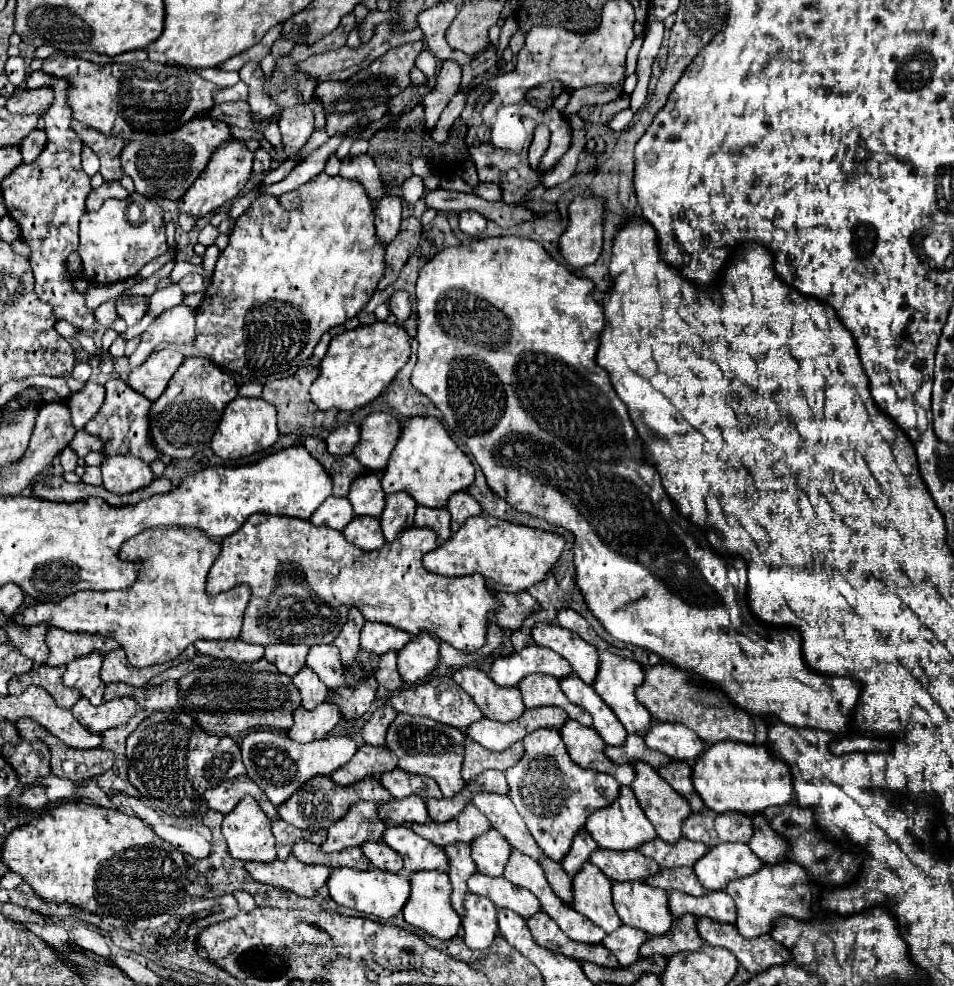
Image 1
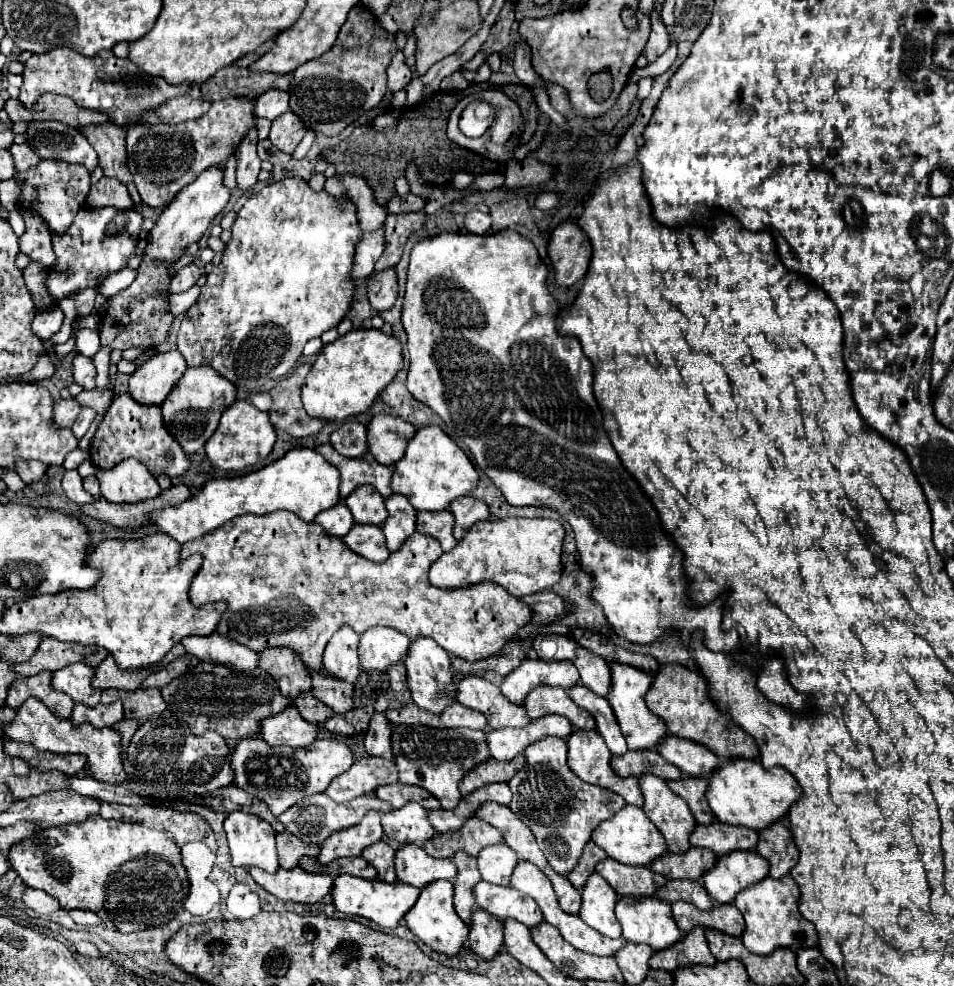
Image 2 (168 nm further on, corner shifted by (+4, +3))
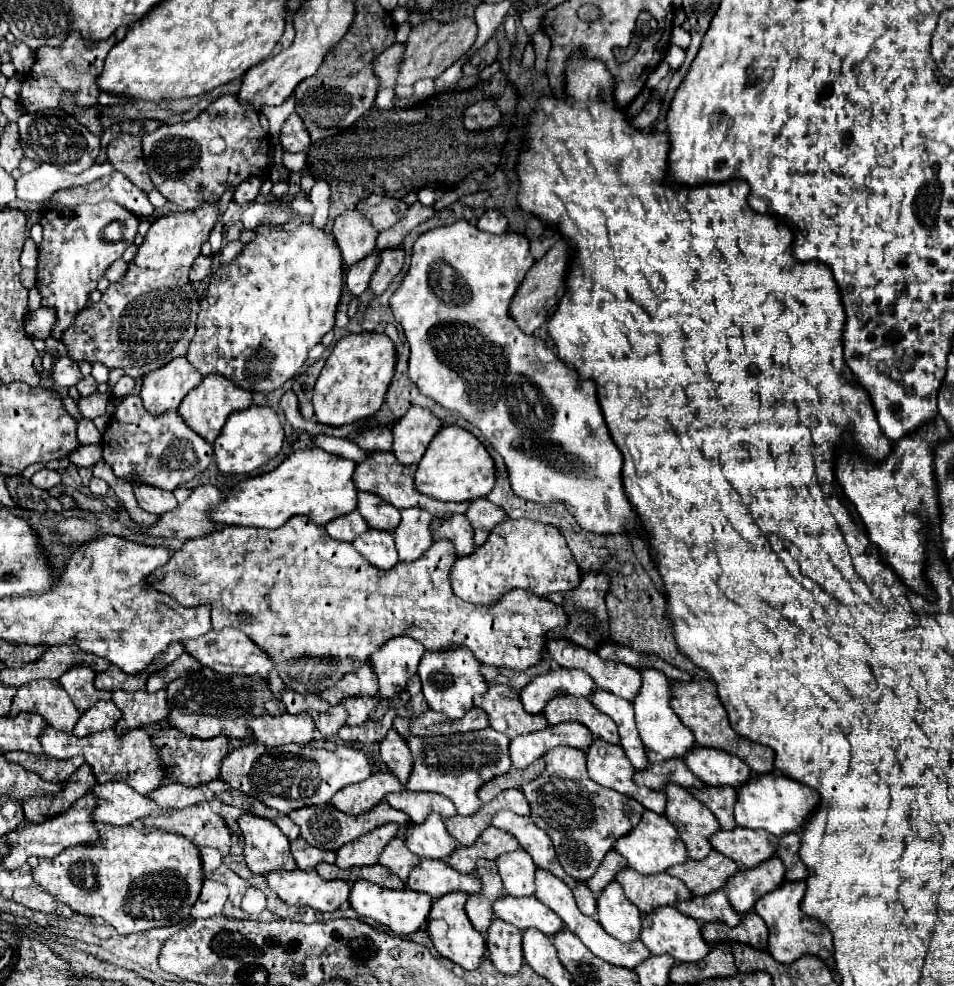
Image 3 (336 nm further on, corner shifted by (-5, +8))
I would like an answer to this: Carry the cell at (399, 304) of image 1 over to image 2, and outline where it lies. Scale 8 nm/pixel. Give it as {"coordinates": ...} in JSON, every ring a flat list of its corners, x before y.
{"coordinates":[[395,269,373,273,367,279,367,299,375,311,391,309,397,299,397,273]]}

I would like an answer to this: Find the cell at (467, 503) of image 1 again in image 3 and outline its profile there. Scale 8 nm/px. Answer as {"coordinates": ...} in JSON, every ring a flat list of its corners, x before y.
{"coordinates":[[486,498,472,500,470,506,468,506,468,512,464,516,468,518,468,522,474,528,474,544,476,546,484,544,484,540,488,538,488,532,492,530,492,526,506,520,506,512,500,506,486,500]]}

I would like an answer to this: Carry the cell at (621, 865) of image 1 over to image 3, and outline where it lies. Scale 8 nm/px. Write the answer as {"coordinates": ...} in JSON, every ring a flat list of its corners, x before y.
{"coordinates":[[624,868,616,874,616,880,622,884,628,900,640,910,652,910,656,906,674,906,680,900,692,898,684,882,672,878,666,872,644,876,632,868]]}

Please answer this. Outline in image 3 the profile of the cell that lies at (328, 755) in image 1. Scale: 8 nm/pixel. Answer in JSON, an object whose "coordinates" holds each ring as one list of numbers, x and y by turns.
{"coordinates":[[248,740,244,746,232,750,220,768,222,780,232,788,264,802,266,806,290,814,300,806,328,804,330,798,344,786,362,782,370,776,370,762,364,752,350,748,346,744,334,744,332,748,312,748,312,746,264,746,260,742]]}

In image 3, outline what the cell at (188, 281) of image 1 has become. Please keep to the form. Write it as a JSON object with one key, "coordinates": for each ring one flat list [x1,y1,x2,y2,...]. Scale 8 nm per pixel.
{"coordinates":[[198,256,196,262,192,264,190,268,190,282,196,282,196,280,204,280,208,274,210,274,210,268,212,268,212,260,208,256]]}

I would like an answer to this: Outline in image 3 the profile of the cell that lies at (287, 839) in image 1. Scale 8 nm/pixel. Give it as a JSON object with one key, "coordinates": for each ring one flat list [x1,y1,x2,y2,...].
{"coordinates":[[302,836,290,842,290,850,292,850,292,856,294,856,300,870,310,870,320,862,334,864,334,860,336,860,336,854,332,850,312,848,312,846,308,846,308,842,304,842]]}

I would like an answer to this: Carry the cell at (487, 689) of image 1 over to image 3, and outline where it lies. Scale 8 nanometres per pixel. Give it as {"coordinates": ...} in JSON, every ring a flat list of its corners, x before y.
{"coordinates":[[492,684,486,694,474,698,474,706,486,710,490,726,508,738,548,726,542,714,528,714,524,706,520,706,518,692,504,684]]}

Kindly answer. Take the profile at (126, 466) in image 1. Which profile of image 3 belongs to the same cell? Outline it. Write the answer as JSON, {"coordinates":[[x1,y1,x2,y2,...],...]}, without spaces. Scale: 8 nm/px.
{"coordinates":[[130,482,132,484,132,490,134,490,134,496,136,496,136,502,142,510,146,512,152,512,152,514,164,514,172,508,178,506,176,498,172,492,168,490,160,490,156,486,148,486,146,482]]}

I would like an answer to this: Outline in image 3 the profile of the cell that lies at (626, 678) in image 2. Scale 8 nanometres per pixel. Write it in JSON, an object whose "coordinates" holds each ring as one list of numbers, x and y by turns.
{"coordinates":[[640,668,640,676,642,676,642,686,636,698,632,700,632,704,634,704,634,714,636,714,636,728,646,748,648,760,662,762,668,758,682,758,694,746,694,736,670,708,668,678,660,670,654,670,654,668]]}

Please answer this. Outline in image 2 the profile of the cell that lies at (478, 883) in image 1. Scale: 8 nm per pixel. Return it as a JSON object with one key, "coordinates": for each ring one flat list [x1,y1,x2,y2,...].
{"coordinates":[[481,881,475,887,475,899,479,909,501,917,501,921,515,919,531,929,543,923,543,915,539,915,539,905,513,887,501,887]]}

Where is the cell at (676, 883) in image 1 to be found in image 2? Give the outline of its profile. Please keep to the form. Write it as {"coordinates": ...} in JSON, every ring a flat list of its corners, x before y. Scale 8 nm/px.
{"coordinates":[[669,881,663,889,657,891,657,899,667,903,687,901,701,911,711,911,715,905,701,881]]}

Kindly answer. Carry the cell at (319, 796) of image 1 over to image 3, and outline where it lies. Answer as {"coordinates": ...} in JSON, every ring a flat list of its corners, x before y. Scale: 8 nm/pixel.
{"coordinates":[[380,802,378,806,374,806,372,810,364,812,364,814,358,814,358,816,350,816,350,814,342,814,340,810,336,810,332,804,320,804,320,806,304,806,300,810,292,810,290,814,290,820,294,824,300,826,300,834,304,836,304,840,310,844,310,846,316,846,316,848,322,848,322,850,338,850,342,844,346,842,352,842,354,838,386,824,386,822,396,822,400,826,406,826,410,824,410,818,408,814,388,806,388,802]]}

